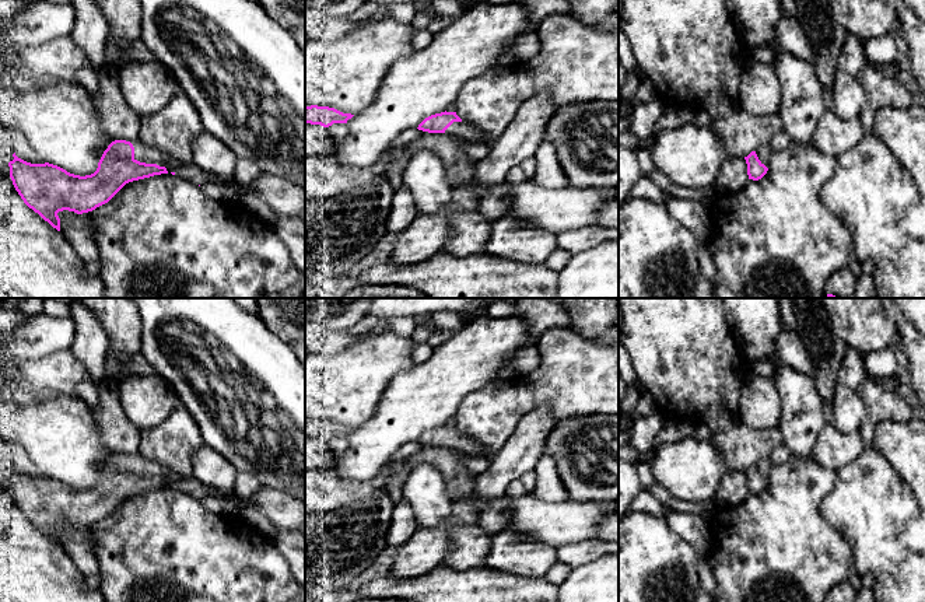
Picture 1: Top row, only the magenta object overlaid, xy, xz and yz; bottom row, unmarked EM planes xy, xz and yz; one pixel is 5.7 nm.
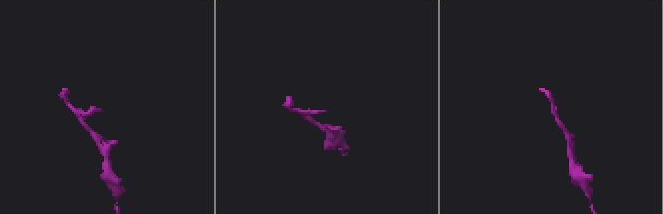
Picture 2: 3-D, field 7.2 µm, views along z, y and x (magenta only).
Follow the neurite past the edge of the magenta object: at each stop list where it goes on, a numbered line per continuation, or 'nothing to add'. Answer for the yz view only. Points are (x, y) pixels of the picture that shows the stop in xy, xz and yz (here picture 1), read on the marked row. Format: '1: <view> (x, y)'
1: yz (764, 151)

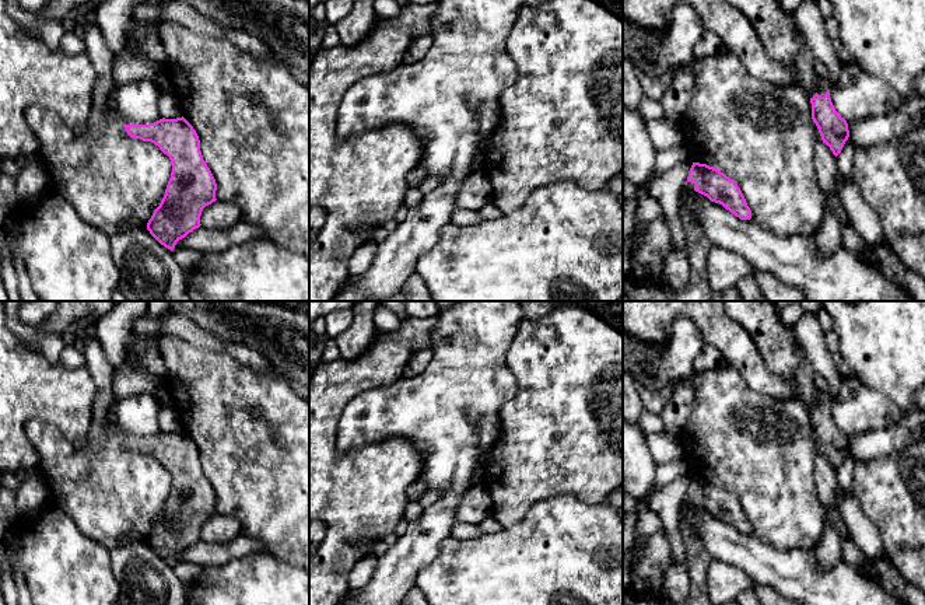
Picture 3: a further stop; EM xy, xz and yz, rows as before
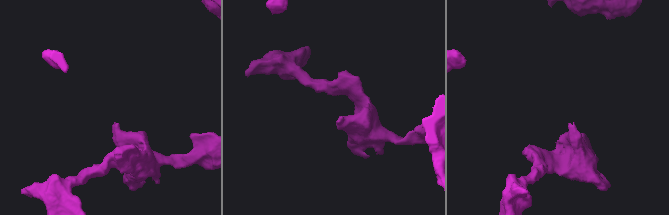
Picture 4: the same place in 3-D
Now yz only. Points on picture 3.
1: yz (822, 86)

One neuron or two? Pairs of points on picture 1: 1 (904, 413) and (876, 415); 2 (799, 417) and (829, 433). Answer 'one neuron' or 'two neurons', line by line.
1: one neuron
2: two neurons

